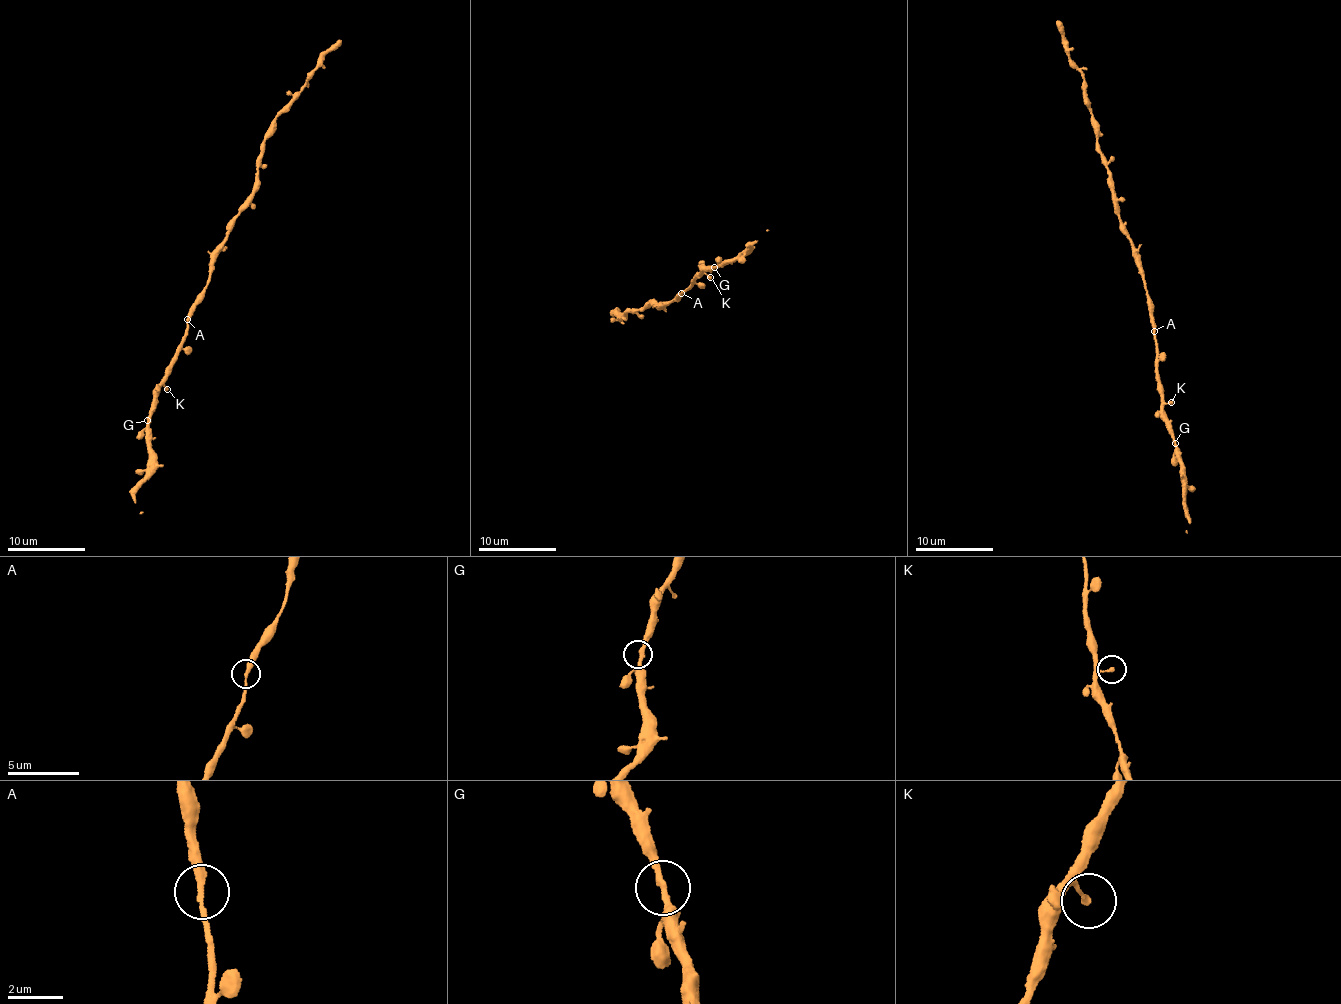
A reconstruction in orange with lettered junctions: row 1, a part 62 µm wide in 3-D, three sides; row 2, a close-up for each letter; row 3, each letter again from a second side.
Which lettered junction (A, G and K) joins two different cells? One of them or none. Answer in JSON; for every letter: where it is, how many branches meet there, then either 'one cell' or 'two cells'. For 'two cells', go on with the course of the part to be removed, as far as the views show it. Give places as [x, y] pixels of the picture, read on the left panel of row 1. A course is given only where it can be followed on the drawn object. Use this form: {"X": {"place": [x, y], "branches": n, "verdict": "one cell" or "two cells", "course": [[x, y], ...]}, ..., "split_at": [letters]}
{"A": {"place": [187, 319], "branches": 2, "verdict": "one cell"}, "G": {"place": [147, 420], "branches": 2, "verdict": "one cell"}, "K": {"place": [167, 389], "branches": 1, "verdict": "one cell"}, "split_at": []}

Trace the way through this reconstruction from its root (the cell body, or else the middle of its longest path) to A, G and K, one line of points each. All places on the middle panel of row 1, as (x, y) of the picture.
A: (670, 302), (682, 292)
G: (670, 302), (690, 287), (705, 266), (714, 267)
K: (670, 302), (690, 287), (702, 272), (710, 277)

